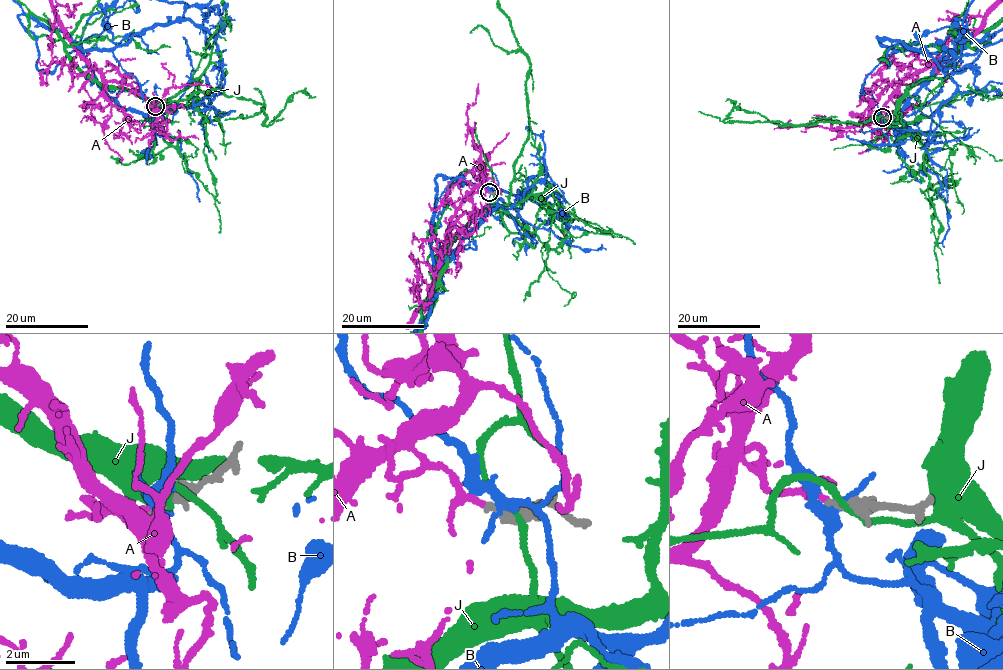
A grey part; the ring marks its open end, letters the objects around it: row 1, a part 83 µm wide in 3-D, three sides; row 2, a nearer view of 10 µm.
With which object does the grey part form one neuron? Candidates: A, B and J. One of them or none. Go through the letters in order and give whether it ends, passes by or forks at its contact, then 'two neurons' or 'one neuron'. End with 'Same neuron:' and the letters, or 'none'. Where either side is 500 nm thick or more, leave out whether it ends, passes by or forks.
A: it passes by; one neuron
B: it forks there; two neurons
J: two neurons
Same neuron: A

